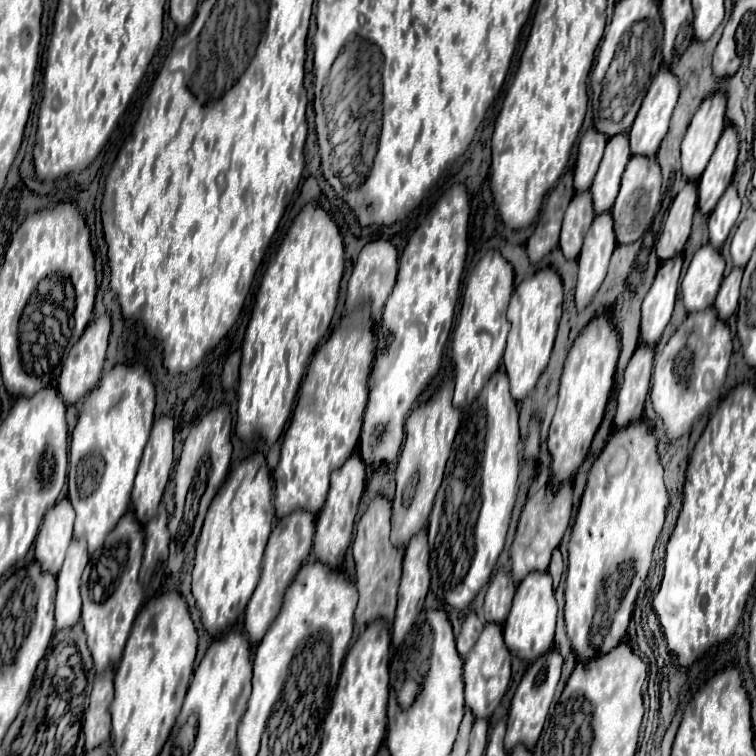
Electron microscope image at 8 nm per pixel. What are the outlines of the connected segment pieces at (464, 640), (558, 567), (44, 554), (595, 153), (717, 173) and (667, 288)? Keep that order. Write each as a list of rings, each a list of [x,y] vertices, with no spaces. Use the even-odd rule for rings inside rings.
[[[469,610],[461,624],[461,632],[457,636],[457,650],[461,656],[467,656],[467,652],[475,644],[477,636],[481,634],[481,628],[483,628],[483,622],[479,620],[479,616],[473,610]]]
[[[555,550],[555,552],[553,552],[553,558],[551,558],[551,564],[549,564],[549,574],[551,574],[551,578],[553,578],[553,584],[555,584],[555,586],[559,584],[561,572],[563,572],[563,560],[561,560],[559,550]]]
[[[67,498],[59,500],[43,518],[43,526],[39,528],[39,538],[35,540],[35,560],[43,566],[43,570],[57,574],[61,570],[65,550],[73,536],[73,520],[75,510]]]
[[[587,128],[585,134],[581,136],[579,148],[577,148],[577,162],[575,162],[575,190],[577,192],[591,188],[605,144],[607,144],[607,136],[597,132],[595,128]]]
[[[725,126],[705,172],[697,180],[699,210],[705,216],[709,216],[713,212],[717,200],[721,198],[725,188],[731,184],[733,172],[735,172],[735,162],[737,162],[737,152],[739,152],[737,128],[735,126]]]
[[[681,256],[671,258],[671,262],[661,262],[659,274],[647,298],[643,300],[643,318],[641,318],[641,342],[643,344],[657,344],[665,326],[669,324],[675,296],[679,288],[681,276]]]

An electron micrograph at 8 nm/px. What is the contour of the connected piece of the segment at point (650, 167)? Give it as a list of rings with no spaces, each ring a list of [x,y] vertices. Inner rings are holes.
[[[635,154],[625,168],[623,180],[621,180],[621,190],[617,194],[615,206],[611,208],[611,216],[613,216],[613,228],[615,228],[615,236],[619,244],[631,244],[637,238],[641,238],[653,216],[659,210],[659,202],[661,202],[661,170],[655,158],[643,158],[639,154]]]

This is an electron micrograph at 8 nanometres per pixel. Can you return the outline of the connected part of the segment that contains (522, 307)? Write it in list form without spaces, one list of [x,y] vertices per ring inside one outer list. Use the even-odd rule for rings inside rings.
[[[553,268],[537,270],[531,278],[523,280],[515,288],[515,296],[507,312],[511,330],[509,330],[507,346],[503,354],[503,366],[509,378],[509,390],[515,400],[523,400],[535,388],[539,374],[547,366],[555,332],[557,332],[557,324],[561,318],[561,302],[563,302],[563,286],[561,286],[559,274]],[[515,300],[519,306],[517,312],[515,312]]]

